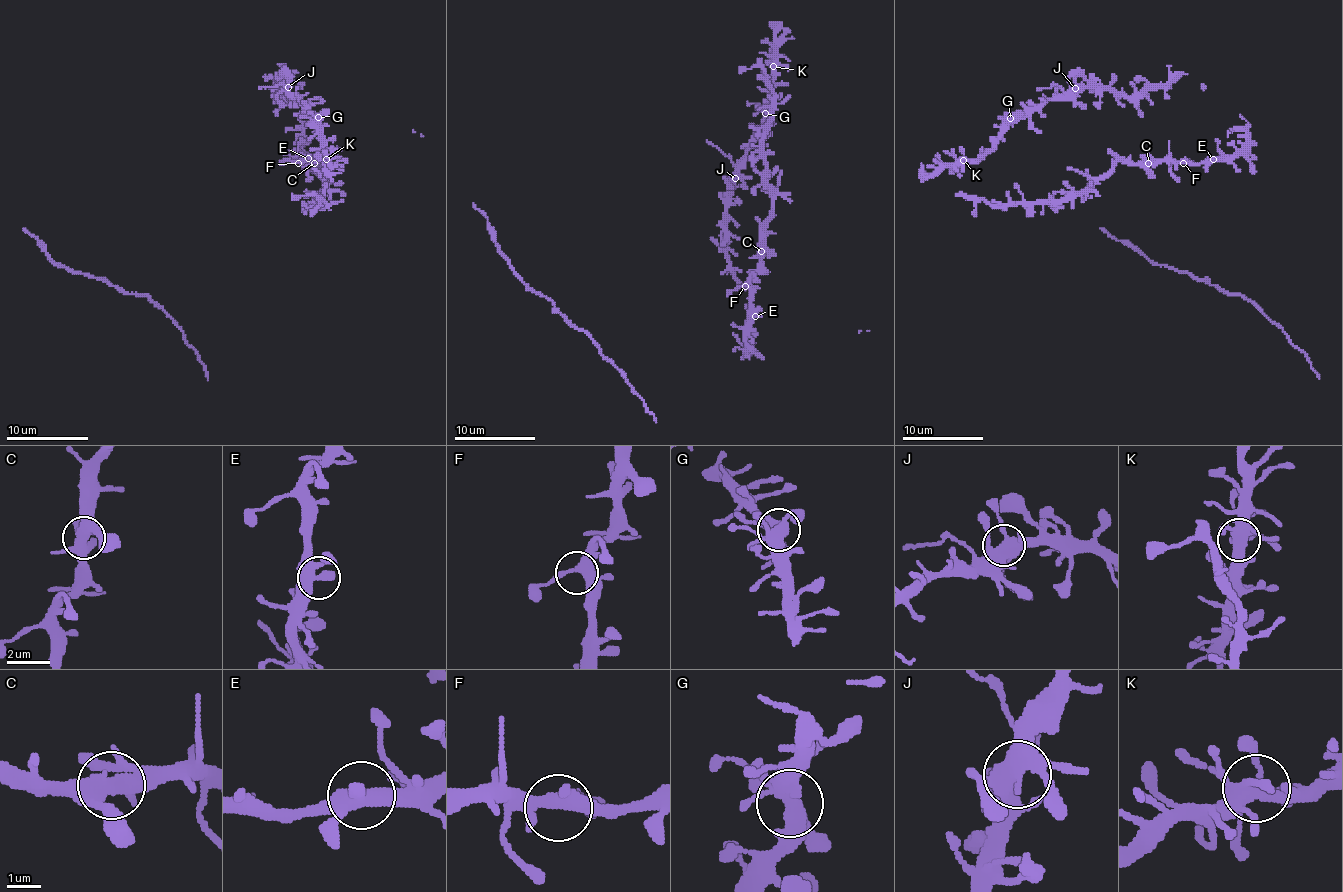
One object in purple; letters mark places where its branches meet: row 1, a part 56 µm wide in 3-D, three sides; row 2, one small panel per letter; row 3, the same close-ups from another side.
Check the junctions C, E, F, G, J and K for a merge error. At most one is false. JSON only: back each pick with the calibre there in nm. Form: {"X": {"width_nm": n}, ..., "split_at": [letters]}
{"split_at": []}

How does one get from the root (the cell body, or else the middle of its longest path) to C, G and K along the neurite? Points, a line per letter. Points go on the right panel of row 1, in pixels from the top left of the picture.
C: (1106, 173), (1118, 161), (1148, 163)
G: (1106, 173), (1083, 190), (1049, 202), (986, 204), (966, 196), (960, 192), (960, 165), (978, 161), (1010, 118)
K: (1106, 173), (1096, 177), (1083, 190), (1071, 192), (1059, 200), (986, 204), (960, 192), (960, 163), (964, 159)

